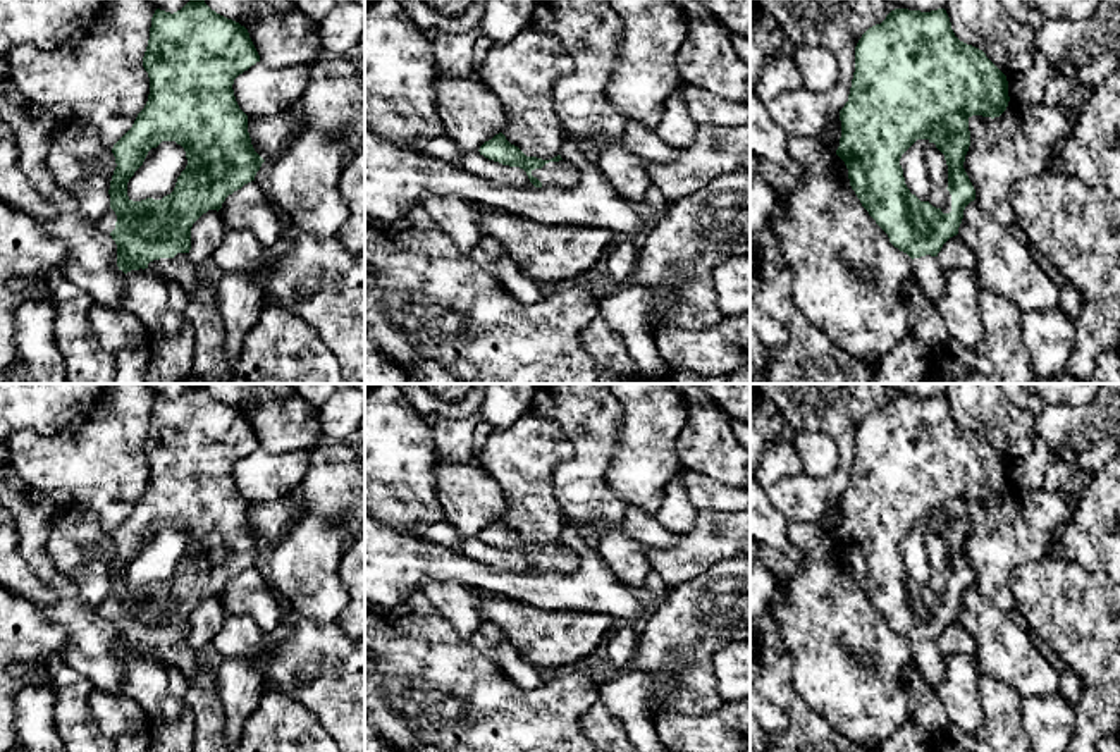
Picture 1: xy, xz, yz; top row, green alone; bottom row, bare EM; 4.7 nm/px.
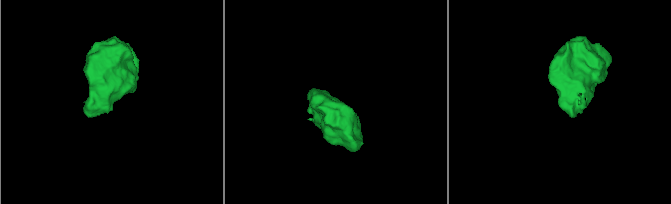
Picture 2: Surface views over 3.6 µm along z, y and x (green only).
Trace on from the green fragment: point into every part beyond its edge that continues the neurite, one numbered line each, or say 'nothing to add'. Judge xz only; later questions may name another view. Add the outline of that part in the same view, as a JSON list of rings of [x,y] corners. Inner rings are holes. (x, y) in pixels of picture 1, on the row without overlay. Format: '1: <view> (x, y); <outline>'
1: xz (565, 560); [[[571,546],[549,547],[542,554],[532,556],[542,571],[552,571],[559,575],[571,575],[580,568],[580,554]]]

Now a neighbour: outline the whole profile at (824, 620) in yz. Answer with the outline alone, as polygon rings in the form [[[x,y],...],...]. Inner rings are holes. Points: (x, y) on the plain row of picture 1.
[[[788,520],[790,540],[803,552],[805,563],[793,575],[779,576],[783,601],[767,604],[778,632],[793,656],[793,688],[821,714],[841,737],[877,749],[910,718],[910,699],[902,685],[902,675],[912,664],[912,644],[889,628],[888,619],[862,592],[850,571],[845,547],[831,539],[821,523]]]

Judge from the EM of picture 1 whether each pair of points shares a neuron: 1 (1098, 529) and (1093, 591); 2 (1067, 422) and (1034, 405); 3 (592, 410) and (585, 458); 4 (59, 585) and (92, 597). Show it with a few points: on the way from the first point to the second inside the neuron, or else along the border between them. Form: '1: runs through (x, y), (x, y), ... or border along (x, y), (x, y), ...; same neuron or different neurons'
1: border along (1057, 558), (1074, 561), (1101, 575); different neurons
2: border along (1046, 405), (1034, 417); different neurons
3: runs through (592, 422), (592, 446); same neuron
4: border along (52, 561), (73, 584), (76, 596), (93, 610); different neurons

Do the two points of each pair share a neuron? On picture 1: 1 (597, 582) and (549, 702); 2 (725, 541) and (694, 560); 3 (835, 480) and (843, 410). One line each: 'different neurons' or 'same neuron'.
1: different neurons
2: same neuron
3: same neuron

